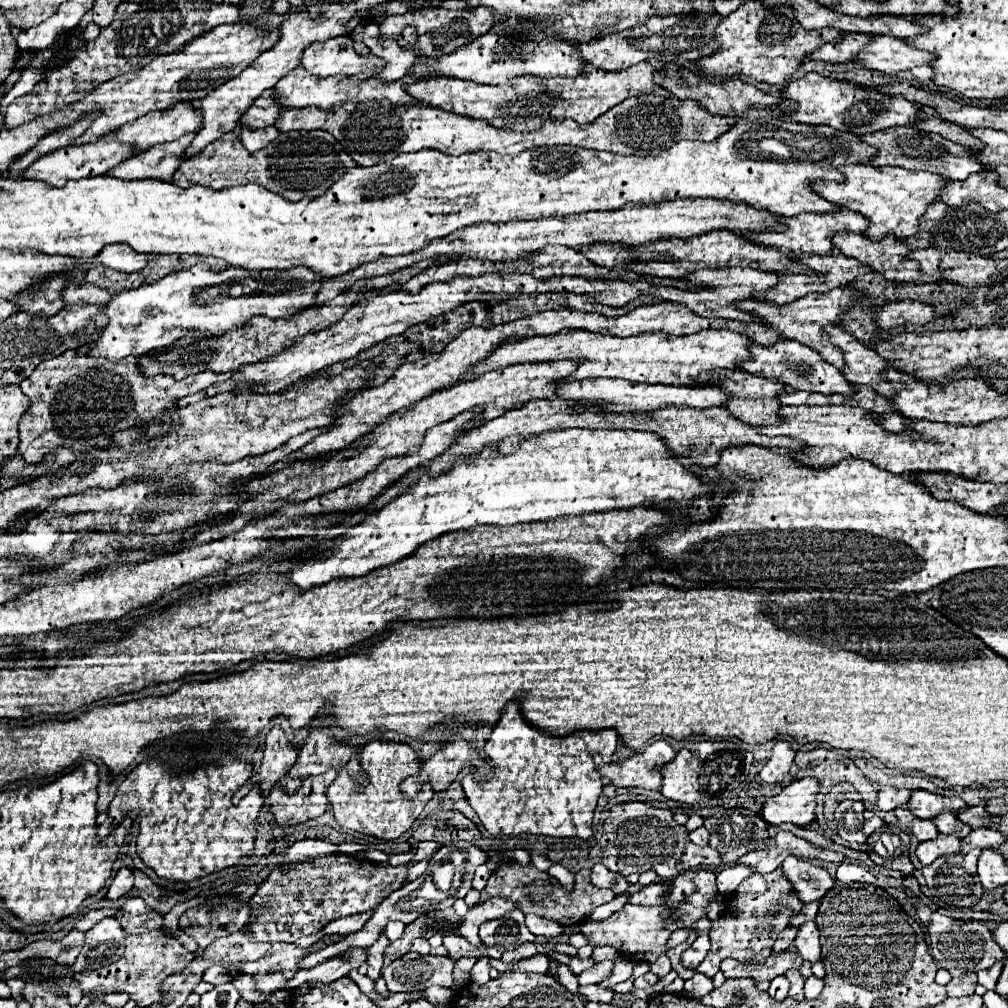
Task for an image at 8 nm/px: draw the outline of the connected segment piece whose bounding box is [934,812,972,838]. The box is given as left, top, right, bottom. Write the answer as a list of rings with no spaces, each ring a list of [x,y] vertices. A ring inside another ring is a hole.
[[[942,812],[938,814],[938,818],[934,818],[934,824],[938,826],[940,832],[944,834],[952,834],[952,836],[958,836],[958,838],[964,838],[972,828],[966,826],[964,822],[958,822],[958,818],[950,812]]]

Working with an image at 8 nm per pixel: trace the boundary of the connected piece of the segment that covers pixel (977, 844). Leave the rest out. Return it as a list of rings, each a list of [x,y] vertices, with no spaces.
[[[976,828],[962,840],[962,854],[968,854],[972,848],[998,848],[1004,844],[1004,834],[990,828]]]

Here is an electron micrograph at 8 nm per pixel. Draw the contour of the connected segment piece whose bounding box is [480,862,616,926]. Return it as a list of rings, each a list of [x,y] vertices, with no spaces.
[[[510,862],[510,864],[502,864],[488,878],[488,884],[486,884],[486,888],[482,890],[480,896],[482,896],[484,902],[494,898],[494,896],[512,898],[516,902],[516,906],[524,914],[538,914],[538,916],[556,920],[562,926],[574,926],[574,924],[582,924],[596,906],[600,906],[604,902],[610,902],[616,894],[612,890],[594,888],[592,882],[590,882],[590,870],[580,870],[576,874],[576,890],[574,892],[566,892],[552,876],[548,876],[546,872],[536,870],[532,864],[520,866],[518,862]]]

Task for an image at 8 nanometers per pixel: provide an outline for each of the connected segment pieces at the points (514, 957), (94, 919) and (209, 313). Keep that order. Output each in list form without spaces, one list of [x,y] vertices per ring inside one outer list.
[[[526,942],[513,951],[504,952],[502,954],[501,960],[508,963],[511,961],[517,961],[517,960],[521,960],[524,958],[533,957],[538,952],[539,951],[535,943]]]
[[[110,908],[92,910],[92,912],[88,912],[88,914],[84,914],[84,916],[80,916],[80,918],[78,918],[78,922],[76,922],[76,930],[86,932],[86,930],[94,928],[102,918],[108,918],[108,916],[116,918],[116,916],[118,916],[118,910],[110,910]]]
[[[200,262],[188,270],[172,272],[158,282],[142,284],[140,288],[124,290],[116,294],[106,308],[106,316],[110,318],[110,324],[98,334],[96,340],[90,340],[94,344],[90,354],[104,356],[108,360],[122,360],[130,354],[142,356],[146,352],[166,348],[192,330],[202,330],[212,334],[228,332],[234,328],[244,328],[246,324],[250,324],[254,316],[266,316],[270,320],[280,320],[280,318],[288,320],[306,308],[318,306],[316,292],[324,284],[324,280],[326,278],[314,274],[314,270],[306,270],[306,266],[294,266],[294,270],[246,270],[238,266],[228,266],[220,272],[214,272],[208,264]]]

